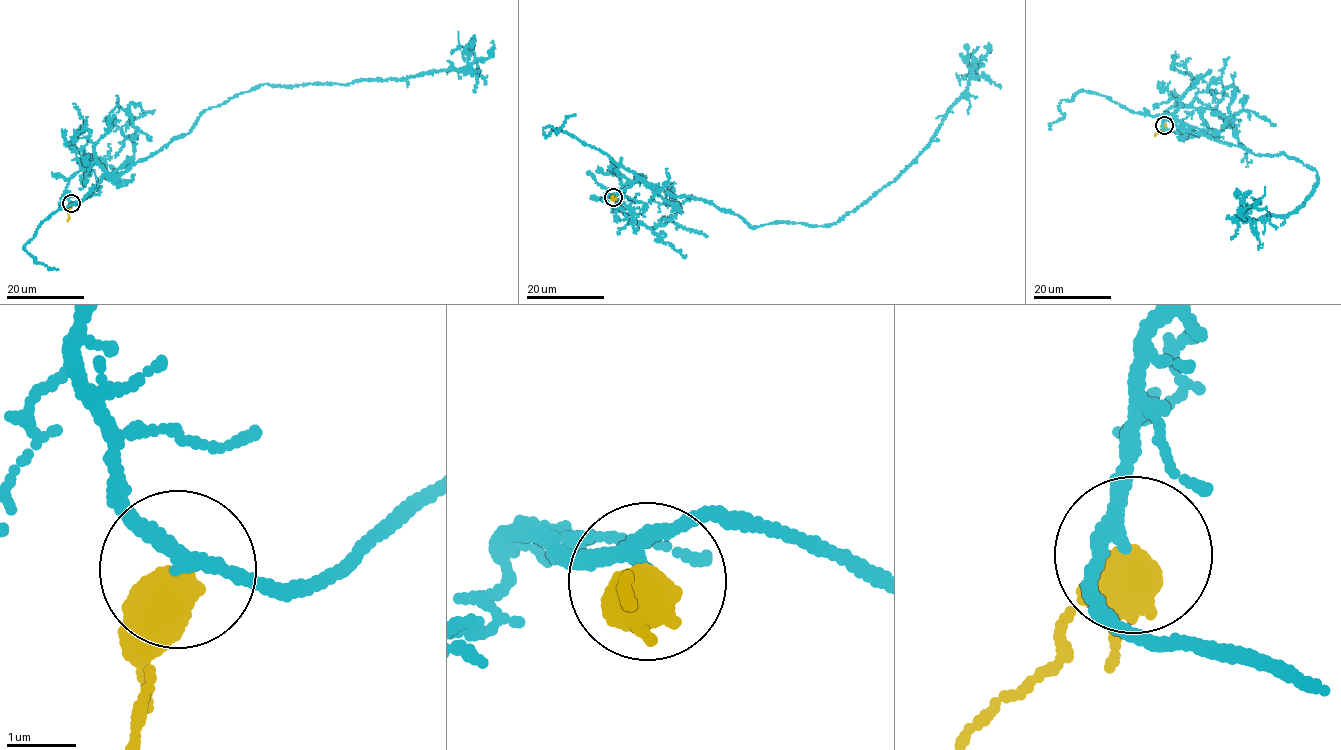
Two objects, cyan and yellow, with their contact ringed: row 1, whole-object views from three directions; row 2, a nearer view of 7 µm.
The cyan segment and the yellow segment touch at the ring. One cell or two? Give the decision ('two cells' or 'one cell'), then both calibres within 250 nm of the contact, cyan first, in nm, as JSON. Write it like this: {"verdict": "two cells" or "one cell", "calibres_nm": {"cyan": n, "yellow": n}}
{"verdict": "one cell", "calibres_nm": {"cyan": 200, "yellow": 600}}

